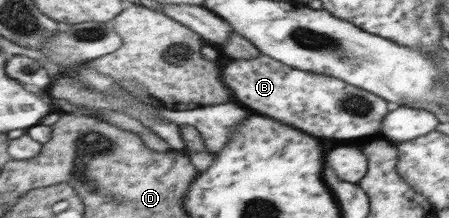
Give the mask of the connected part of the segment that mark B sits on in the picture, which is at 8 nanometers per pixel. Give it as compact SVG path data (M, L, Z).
M259 54L251 60L230 60L220 66L223 84L237 104L250 112L269 116L283 124L291 124L315 138L361 138L379 132L387 116L386 100L367 90L351 86L333 76L291 68L270 56Z

